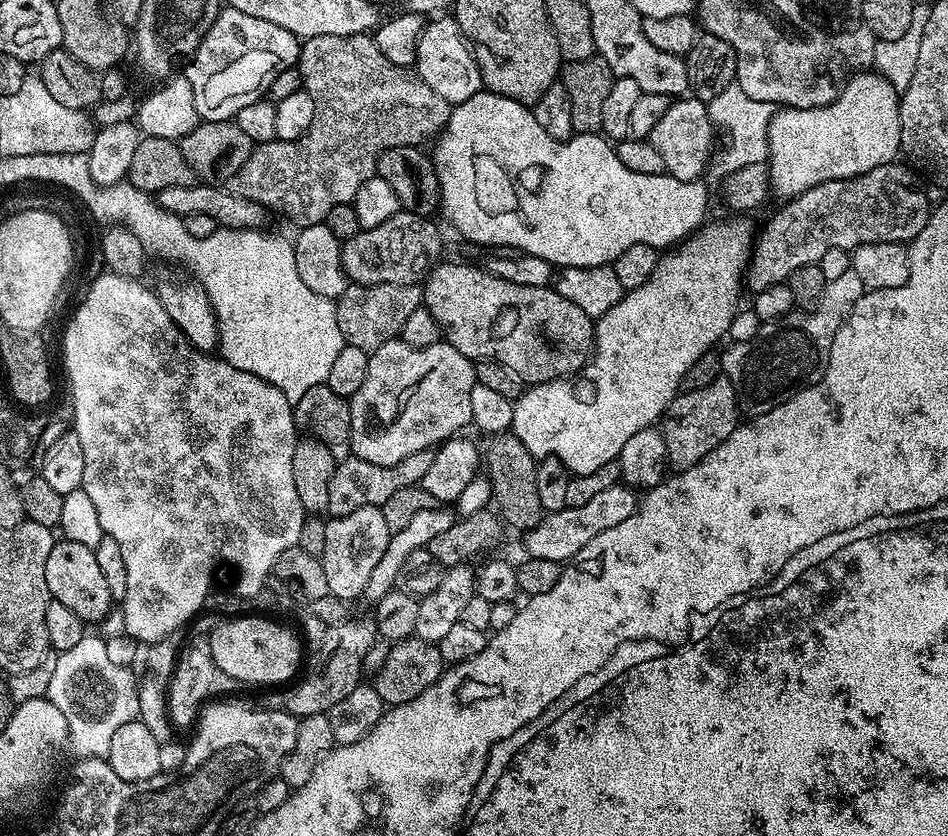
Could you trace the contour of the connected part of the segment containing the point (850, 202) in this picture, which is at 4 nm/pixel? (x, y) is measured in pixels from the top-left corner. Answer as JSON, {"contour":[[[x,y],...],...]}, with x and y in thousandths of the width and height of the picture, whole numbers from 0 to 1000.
{"contour":[[[949,194],[931,196],[925,201],[916,202],[916,205],[908,207],[907,211],[898,211],[891,215],[872,215],[863,222],[851,225],[845,234],[836,234],[830,242],[824,243],[827,245],[811,261],[810,269],[808,269],[803,278],[801,274],[800,281],[796,283],[791,315],[787,322],[788,343],[790,340],[790,342],[793,343],[792,348],[794,350],[800,350],[818,340],[826,340],[830,336],[833,328],[838,328],[838,323],[842,323],[851,316],[864,316],[868,304],[871,303],[871,299],[876,299],[877,297],[891,297],[898,299],[905,294],[909,294],[910,292],[917,292],[918,289],[947,289],[948,292],[953,292],[965,287],[967,280],[977,270],[977,266],[981,257],[981,248],[979,249],[979,234],[975,231],[974,222],[966,217],[965,208],[961,206],[963,202],[961,200],[958,201],[953,201],[953,199],[949,197]]]}

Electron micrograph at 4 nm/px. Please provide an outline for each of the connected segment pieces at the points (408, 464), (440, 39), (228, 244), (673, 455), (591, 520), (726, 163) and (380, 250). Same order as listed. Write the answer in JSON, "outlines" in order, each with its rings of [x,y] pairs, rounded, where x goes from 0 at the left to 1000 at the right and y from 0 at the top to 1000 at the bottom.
{"outlines":[[[[458,539],[432,543],[424,553],[411,557],[399,557],[395,553],[386,553],[382,548],[368,544],[360,549],[352,562],[352,572],[348,572],[348,600],[345,616],[353,620],[373,615],[373,610],[399,608],[405,604],[407,596],[414,594],[419,586],[438,584],[443,578],[445,567],[458,553]]],[[[477,17],[461,18],[448,28],[447,38],[443,42],[441,50],[437,85],[445,93],[445,98],[449,98],[449,103],[454,103],[454,108],[459,108],[462,111],[462,117],[470,117],[470,122],[478,127],[500,117],[500,112],[508,109],[502,66],[498,63],[494,49],[489,45],[489,38],[483,31],[480,18]]],[[[71,182],[70,184],[25,184],[11,185],[13,196],[8,196],[8,206],[21,206],[25,219],[44,219],[49,222],[59,220],[70,225],[82,234],[89,245],[105,266],[130,270],[137,274],[150,289],[157,303],[166,301],[169,306],[178,306],[199,321],[208,340],[212,340],[217,352],[226,361],[236,349],[236,364],[225,362],[228,389],[232,396],[230,408],[231,425],[243,438],[251,443],[259,443],[282,459],[287,459],[302,476],[311,481],[327,467],[327,462],[335,462],[345,456],[352,432],[357,428],[357,419],[364,414],[361,395],[357,395],[354,366],[351,360],[340,356],[340,352],[331,352],[319,331],[314,328],[314,318],[310,318],[309,288],[300,282],[290,282],[284,275],[273,273],[233,273],[217,285],[205,285],[196,275],[193,262],[169,248],[159,233],[146,227],[140,220],[128,218],[116,222],[104,222],[97,213],[92,183]]],[[[766,453],[749,457],[741,467],[722,467],[705,482],[705,489],[698,499],[698,516],[703,529],[703,543],[710,561],[720,562],[741,553],[749,538],[753,538],[770,519],[774,519],[777,507],[782,506],[781,482],[776,478],[776,468]]],[[[657,577],[645,580],[635,586],[628,596],[618,600],[613,608],[594,608],[588,612],[577,614],[565,632],[552,642],[554,661],[563,667],[580,667],[592,672],[602,671],[618,652],[627,648],[635,634],[643,634],[643,629],[652,629],[652,624],[660,624],[665,615],[669,615],[673,606],[673,589],[664,584]]],[[[776,97],[762,108],[761,112],[749,120],[746,126],[752,150],[758,154],[759,152],[767,153],[769,165],[768,175],[761,181],[758,178],[748,195],[745,218],[748,224],[753,225],[754,221],[755,224],[761,221],[766,212],[776,207],[784,199],[805,196],[809,193],[812,127],[792,117]]],[[[424,251],[416,256],[416,261],[407,261],[403,270],[385,273],[373,285],[362,288],[361,318],[368,336],[373,340],[438,340],[446,336],[458,313],[465,310],[464,278],[456,267],[457,264],[450,258]]]]}

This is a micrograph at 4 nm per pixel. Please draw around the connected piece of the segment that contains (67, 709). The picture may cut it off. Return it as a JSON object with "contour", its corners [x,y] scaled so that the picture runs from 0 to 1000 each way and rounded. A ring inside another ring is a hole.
{"contour":[[[90,758],[86,767],[75,778],[70,778],[59,785],[59,799],[55,804],[53,818],[50,823],[49,834],[59,844],[70,861],[72,868],[72,890],[84,907],[110,907],[116,897],[116,886],[121,876],[133,864],[147,858],[145,835],[145,810],[136,798],[121,797],[116,792],[111,773],[111,764],[104,760]]]}

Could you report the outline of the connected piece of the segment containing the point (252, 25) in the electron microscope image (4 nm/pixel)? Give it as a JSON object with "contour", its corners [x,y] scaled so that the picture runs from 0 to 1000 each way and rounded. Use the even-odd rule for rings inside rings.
{"contour":[[[233,8],[222,36],[196,77],[200,108],[205,108],[205,127],[212,145],[244,145],[247,139],[245,118],[254,126],[263,124],[271,112],[280,109],[284,93],[303,81],[313,80],[316,54],[314,44],[306,41],[306,36],[297,36],[297,31],[289,31],[289,26],[264,22],[264,17],[255,17],[255,12]]]}

